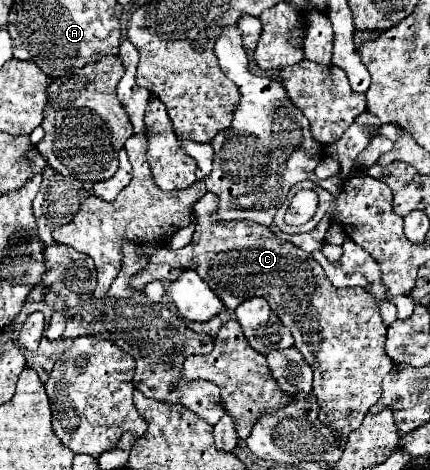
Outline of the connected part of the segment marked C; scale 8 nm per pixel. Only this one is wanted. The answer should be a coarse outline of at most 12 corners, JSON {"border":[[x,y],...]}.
{"border":[[193,205],[191,243],[129,279],[193,269],[229,311],[265,297],[345,443],[393,369],[363,287],[333,287],[265,225]]}

